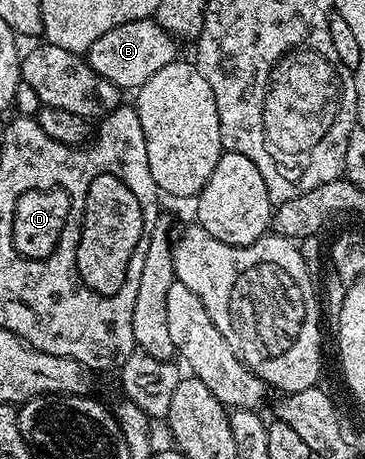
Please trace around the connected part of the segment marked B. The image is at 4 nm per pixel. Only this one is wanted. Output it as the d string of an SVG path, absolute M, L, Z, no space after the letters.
M152 17L131 20L127 24L119 24L119 28L111 28L111 32L103 32L95 44L87 52L87 61L99 76L111 80L122 92L136 91L159 68L171 64L178 57L174 35L164 26L159 25Z

